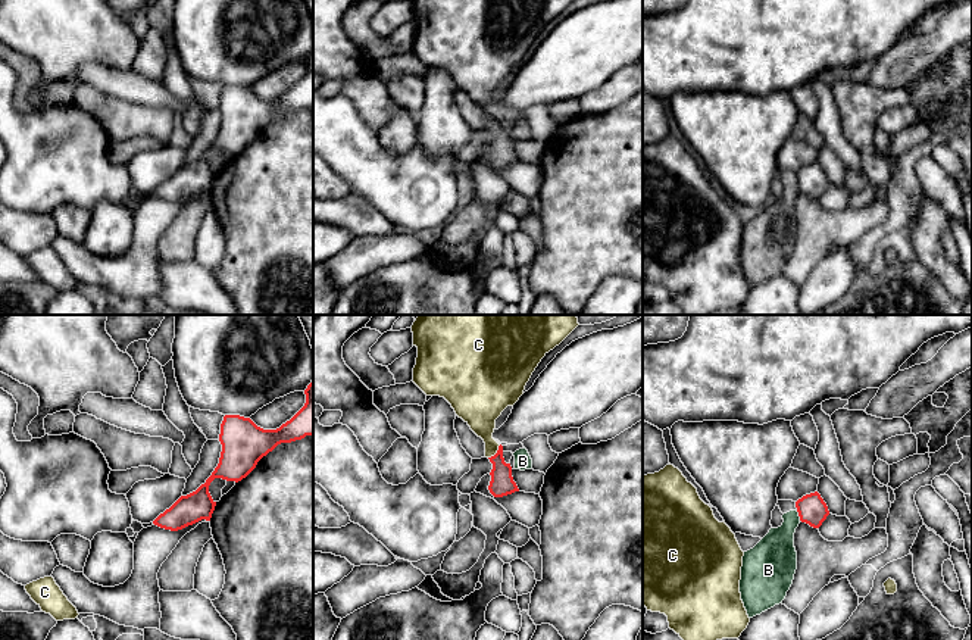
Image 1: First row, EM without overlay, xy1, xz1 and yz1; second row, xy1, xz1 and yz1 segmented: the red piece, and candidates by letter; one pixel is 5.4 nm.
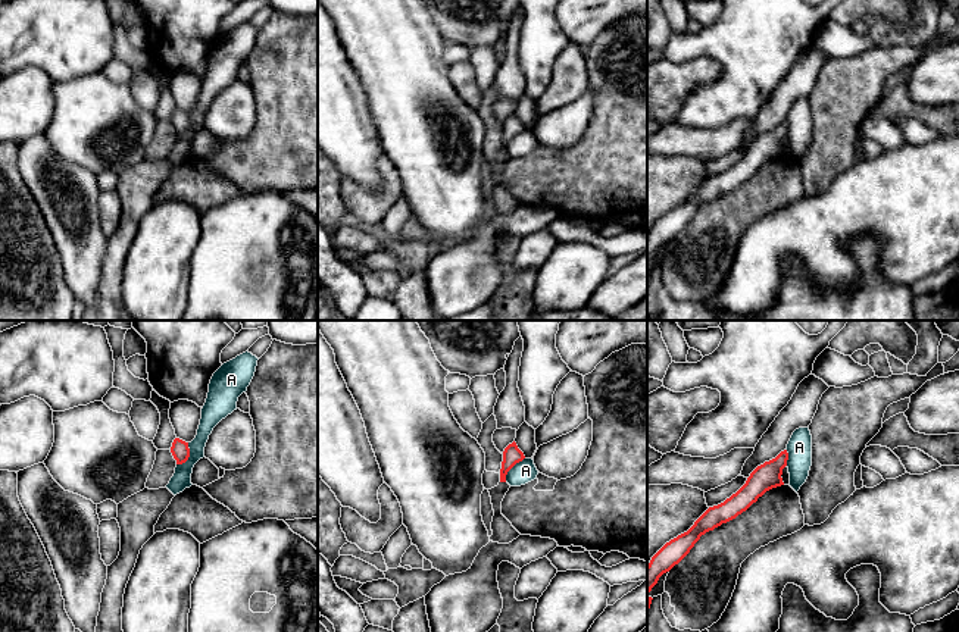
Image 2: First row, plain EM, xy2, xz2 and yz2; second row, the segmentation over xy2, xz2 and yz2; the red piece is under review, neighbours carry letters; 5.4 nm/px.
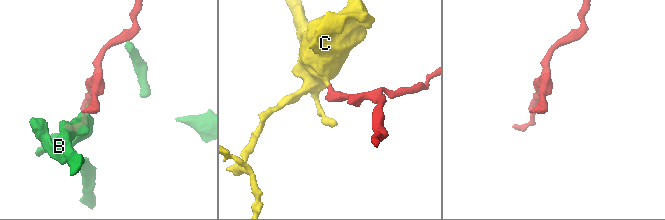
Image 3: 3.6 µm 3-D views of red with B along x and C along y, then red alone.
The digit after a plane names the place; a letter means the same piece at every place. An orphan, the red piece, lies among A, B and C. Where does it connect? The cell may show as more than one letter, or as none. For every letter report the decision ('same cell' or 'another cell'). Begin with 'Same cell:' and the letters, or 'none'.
Same cell: C
A: another cell
B: another cell
C: same cell

